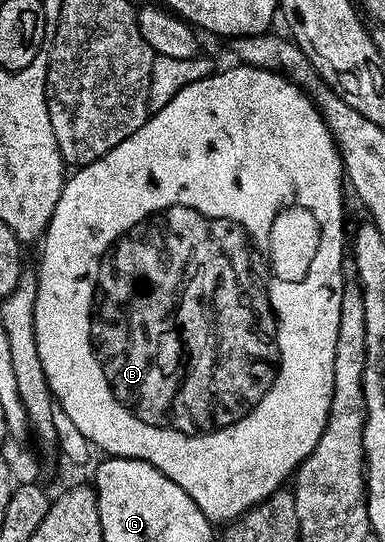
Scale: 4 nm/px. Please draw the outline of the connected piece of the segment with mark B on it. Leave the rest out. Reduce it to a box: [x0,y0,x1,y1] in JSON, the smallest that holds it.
[35,63,347,523]

